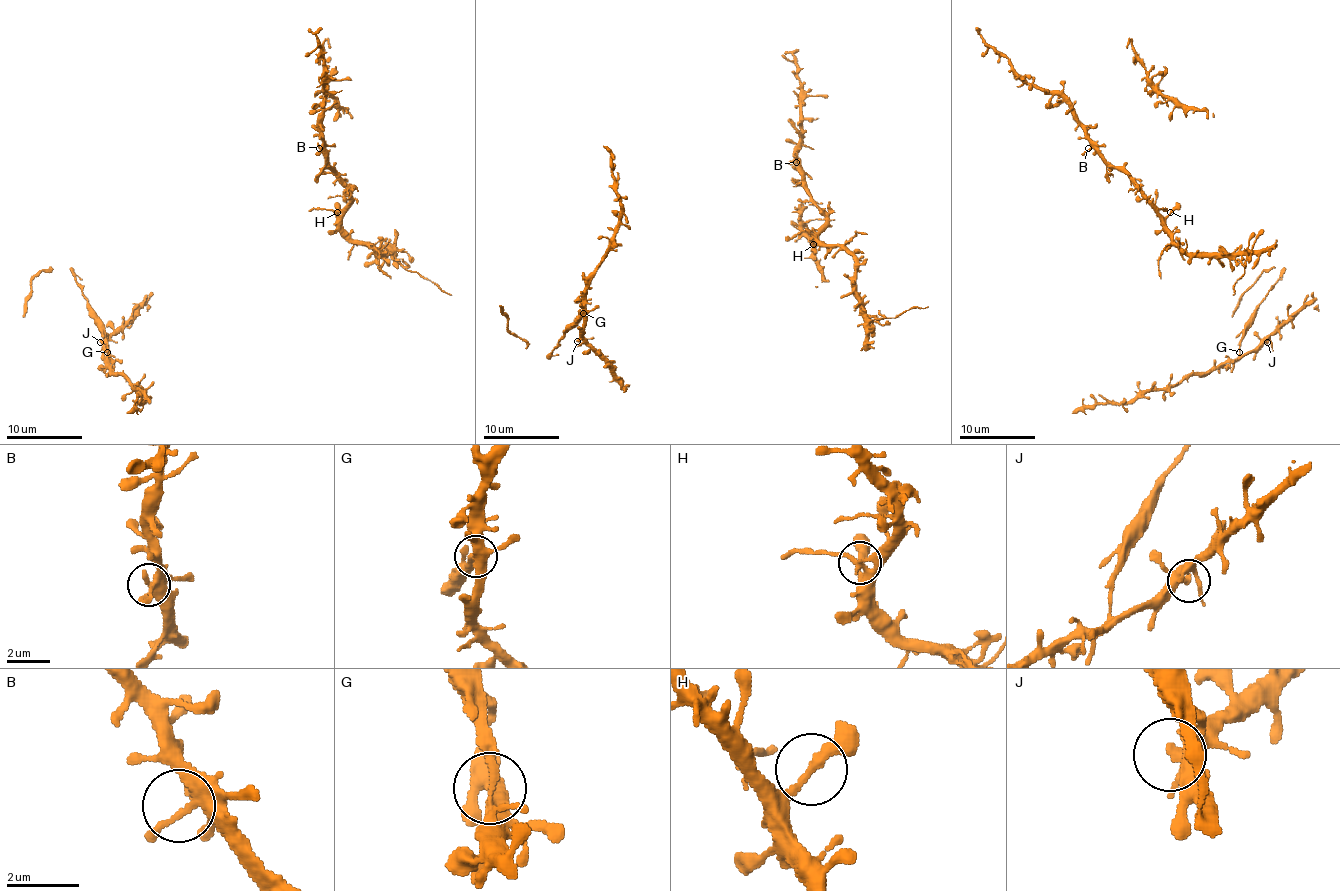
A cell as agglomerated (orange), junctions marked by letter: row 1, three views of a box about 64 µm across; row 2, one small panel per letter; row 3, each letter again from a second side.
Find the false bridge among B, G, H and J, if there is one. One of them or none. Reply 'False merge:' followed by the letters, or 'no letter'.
False merge: G

